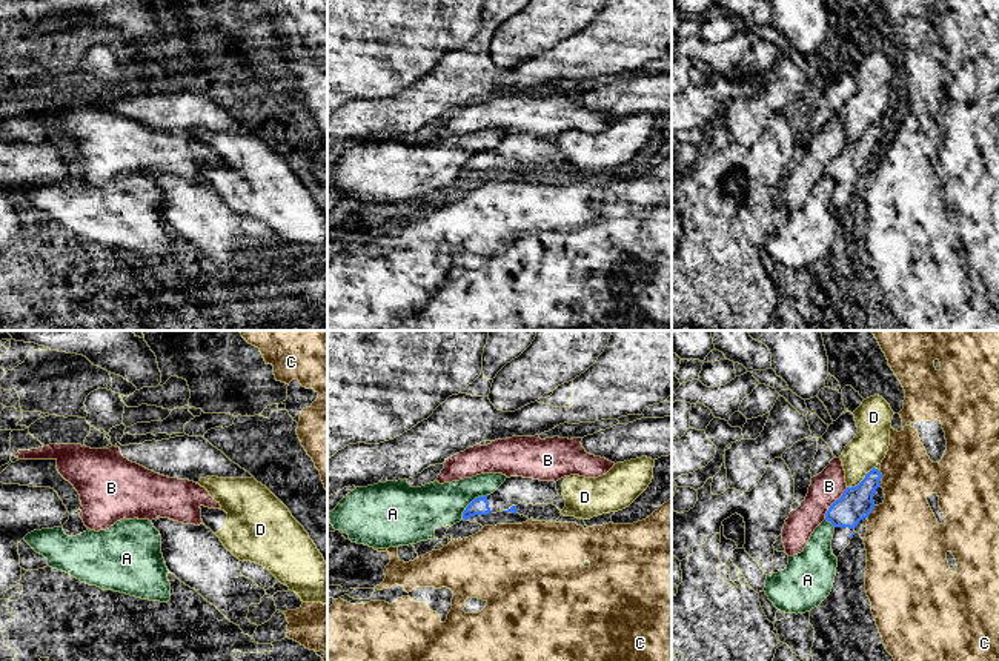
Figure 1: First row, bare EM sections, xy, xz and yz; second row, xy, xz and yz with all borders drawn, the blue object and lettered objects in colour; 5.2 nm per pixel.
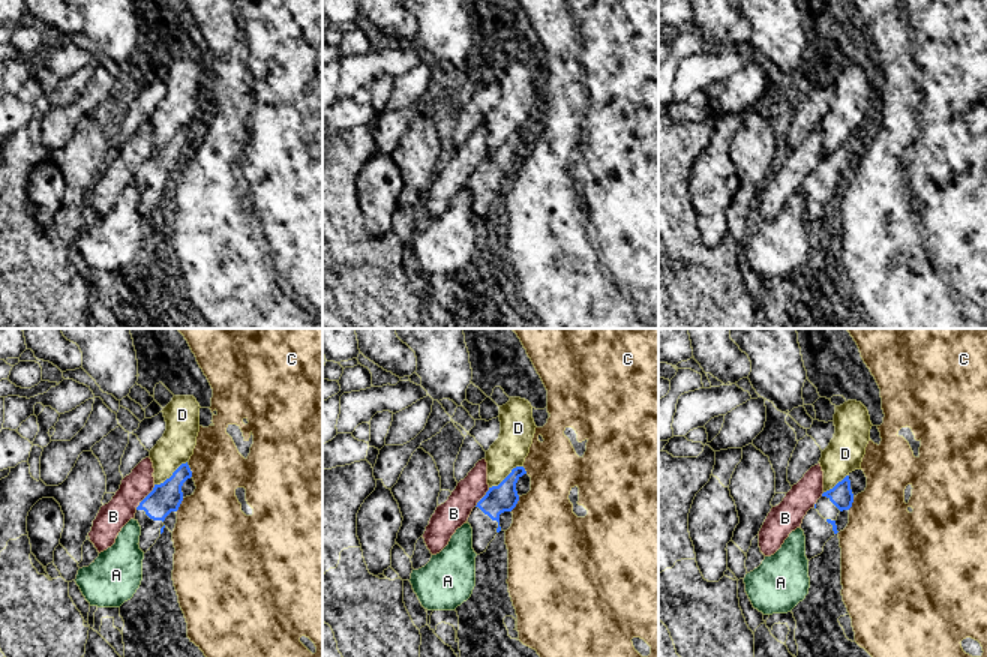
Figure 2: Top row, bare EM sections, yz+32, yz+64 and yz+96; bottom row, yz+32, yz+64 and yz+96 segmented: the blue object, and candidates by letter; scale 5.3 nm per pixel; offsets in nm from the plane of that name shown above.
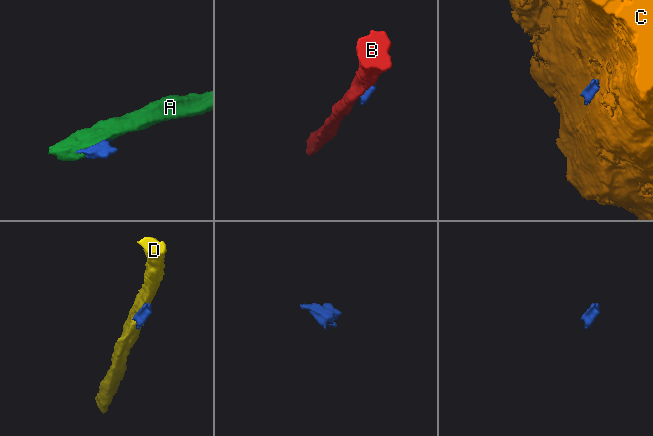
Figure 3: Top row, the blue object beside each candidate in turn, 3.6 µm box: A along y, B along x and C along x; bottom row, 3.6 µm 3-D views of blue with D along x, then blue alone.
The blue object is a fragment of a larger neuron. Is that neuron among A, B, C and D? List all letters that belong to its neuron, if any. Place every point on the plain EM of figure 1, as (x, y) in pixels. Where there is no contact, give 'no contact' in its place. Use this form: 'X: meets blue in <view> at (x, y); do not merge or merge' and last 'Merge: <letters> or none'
A: meets blue in xz at (471, 159); do not merge
B: meets blue in yz at (833, 159); do not merge
C: meets blue in yz at (870, 168); do not merge
D: meets blue in yz at (862, 136); do not merge
Merge: none

